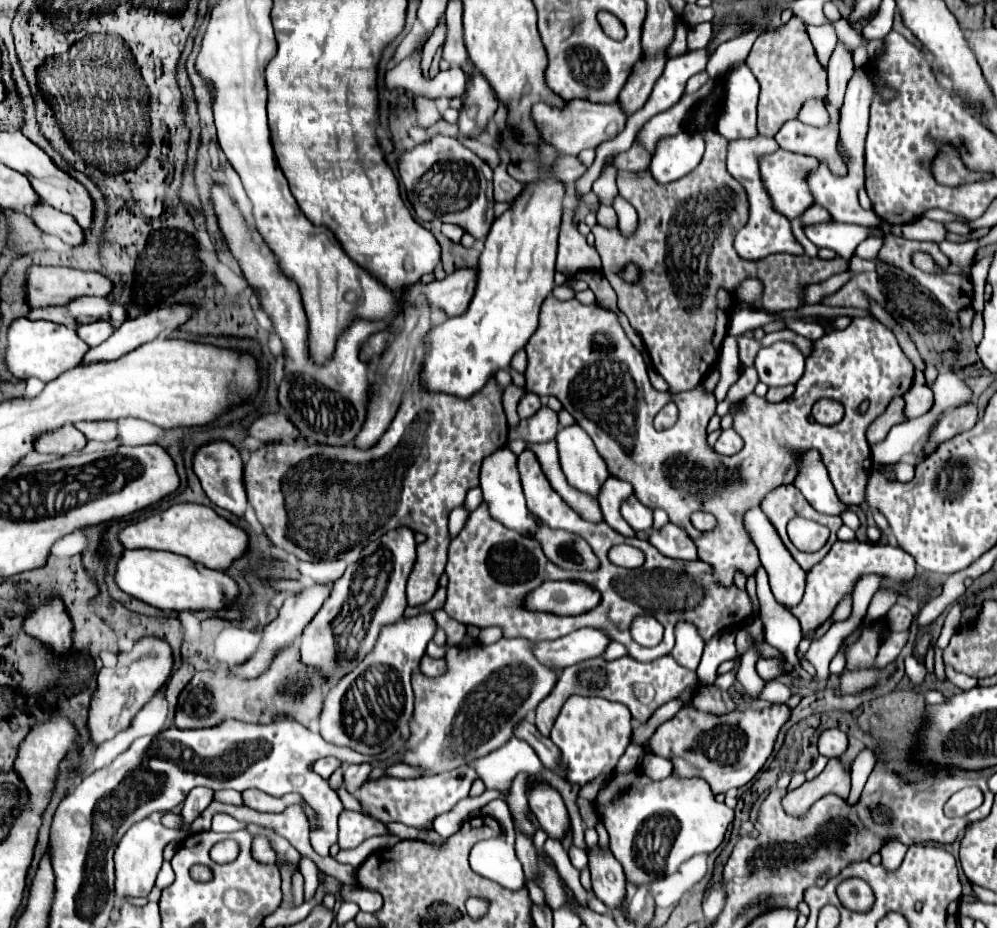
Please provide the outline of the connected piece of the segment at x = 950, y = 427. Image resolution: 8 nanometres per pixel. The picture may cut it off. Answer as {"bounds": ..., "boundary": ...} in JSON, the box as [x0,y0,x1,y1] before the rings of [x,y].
{"bounds":[920,403,978,455],"boundary":[[[974,403],[968,405],[960,405],[954,409],[944,411],[936,423],[930,425],[930,433],[928,439],[924,443],[924,447],[920,449],[922,455],[932,455],[944,441],[972,429],[978,421],[978,407]]]}

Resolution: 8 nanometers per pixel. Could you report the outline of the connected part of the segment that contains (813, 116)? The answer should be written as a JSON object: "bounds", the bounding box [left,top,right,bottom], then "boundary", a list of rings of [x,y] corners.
{"bounds":[798,99,828,127],"boundary":[[[808,99],[800,113],[798,113],[798,119],[806,125],[814,125],[814,127],[822,127],[824,123],[828,123],[828,113],[824,109],[824,103],[818,101],[818,99]]]}

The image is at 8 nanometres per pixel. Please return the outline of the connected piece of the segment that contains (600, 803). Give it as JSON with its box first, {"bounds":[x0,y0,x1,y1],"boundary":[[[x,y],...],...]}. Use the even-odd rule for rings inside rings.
{"bounds":[594,769,734,887],"boundary":[[[638,769],[616,773],[602,785],[594,805],[608,831],[610,850],[624,867],[626,883],[634,883],[636,887],[660,879],[662,871],[664,875],[676,873],[684,861],[698,853],[712,853],[722,843],[734,819],[730,807],[714,801],[714,793],[704,779],[670,775],[654,781]],[[610,787],[616,789],[616,795],[604,801],[604,793]]]}

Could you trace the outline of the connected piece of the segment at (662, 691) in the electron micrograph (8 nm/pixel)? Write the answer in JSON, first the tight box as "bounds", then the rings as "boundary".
{"bounds":[536,655,696,737],"boundary":[[[628,655],[620,657],[616,661],[604,661],[600,657],[594,657],[588,661],[576,663],[572,667],[566,667],[562,671],[552,693],[536,709],[536,727],[540,729],[542,735],[548,737],[564,701],[570,695],[596,695],[596,697],[602,697],[608,701],[620,701],[630,707],[630,713],[634,719],[638,719],[640,723],[646,723],[648,717],[660,705],[676,699],[686,687],[694,685],[694,681],[696,681],[696,673],[680,667],[672,655],[658,657],[656,661],[650,661],[650,663],[640,663]]]}

